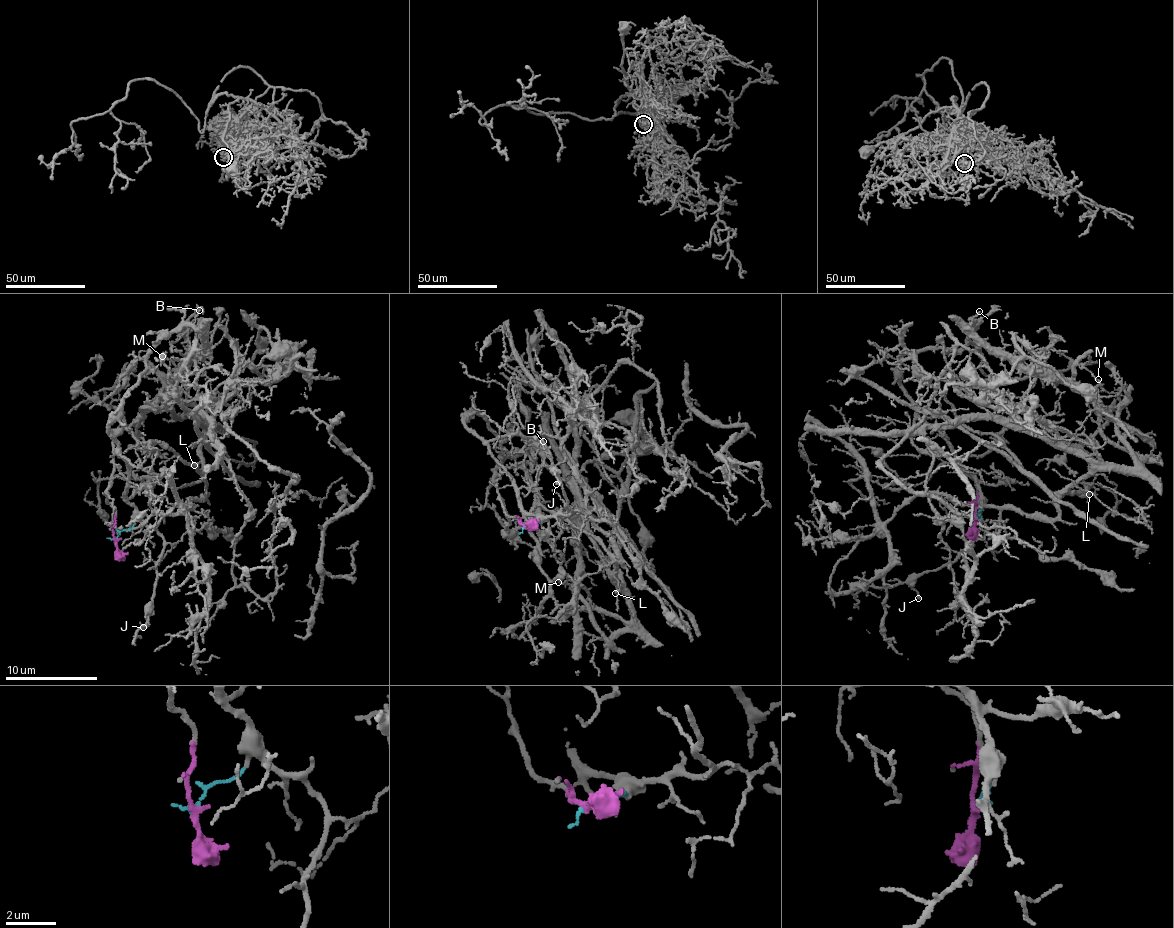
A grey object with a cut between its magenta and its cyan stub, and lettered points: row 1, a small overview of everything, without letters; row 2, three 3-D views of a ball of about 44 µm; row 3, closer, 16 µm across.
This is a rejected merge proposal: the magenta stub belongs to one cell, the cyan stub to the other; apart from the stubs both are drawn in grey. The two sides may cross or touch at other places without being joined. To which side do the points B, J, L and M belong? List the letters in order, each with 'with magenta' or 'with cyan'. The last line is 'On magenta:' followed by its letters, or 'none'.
B: with cyan
J: with cyan
L: with magenta
M: with cyan
On magenta: L

